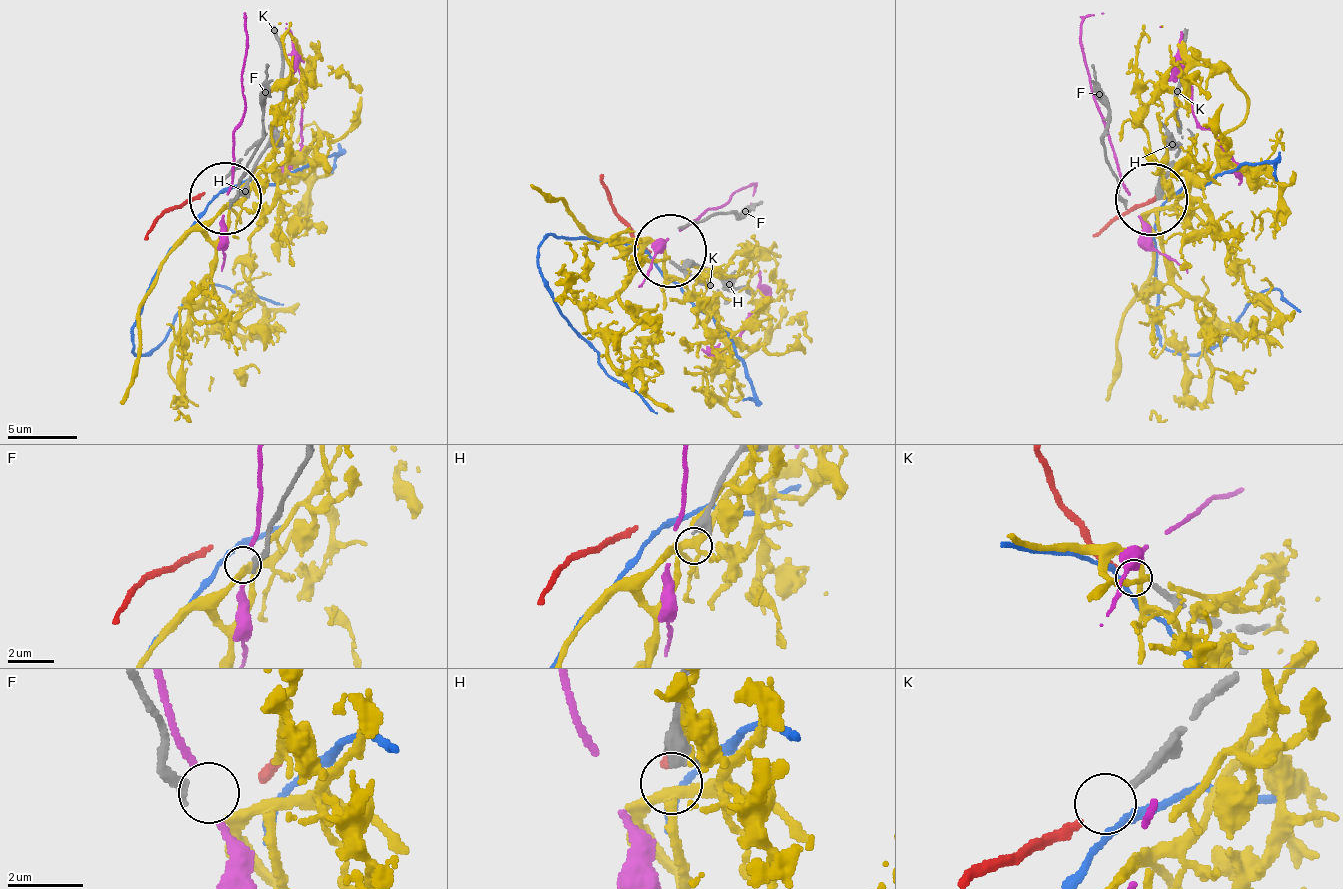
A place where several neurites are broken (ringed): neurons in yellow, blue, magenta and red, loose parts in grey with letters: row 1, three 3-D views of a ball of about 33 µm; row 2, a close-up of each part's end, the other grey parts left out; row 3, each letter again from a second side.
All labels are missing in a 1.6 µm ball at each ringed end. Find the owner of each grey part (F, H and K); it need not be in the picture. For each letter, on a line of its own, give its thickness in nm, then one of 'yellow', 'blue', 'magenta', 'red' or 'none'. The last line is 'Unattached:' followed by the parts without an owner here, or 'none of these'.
F: calibre 220 nm; yellow
H: calibre 500 nm; none
K: calibre 240 nm; red
Unattached: H

